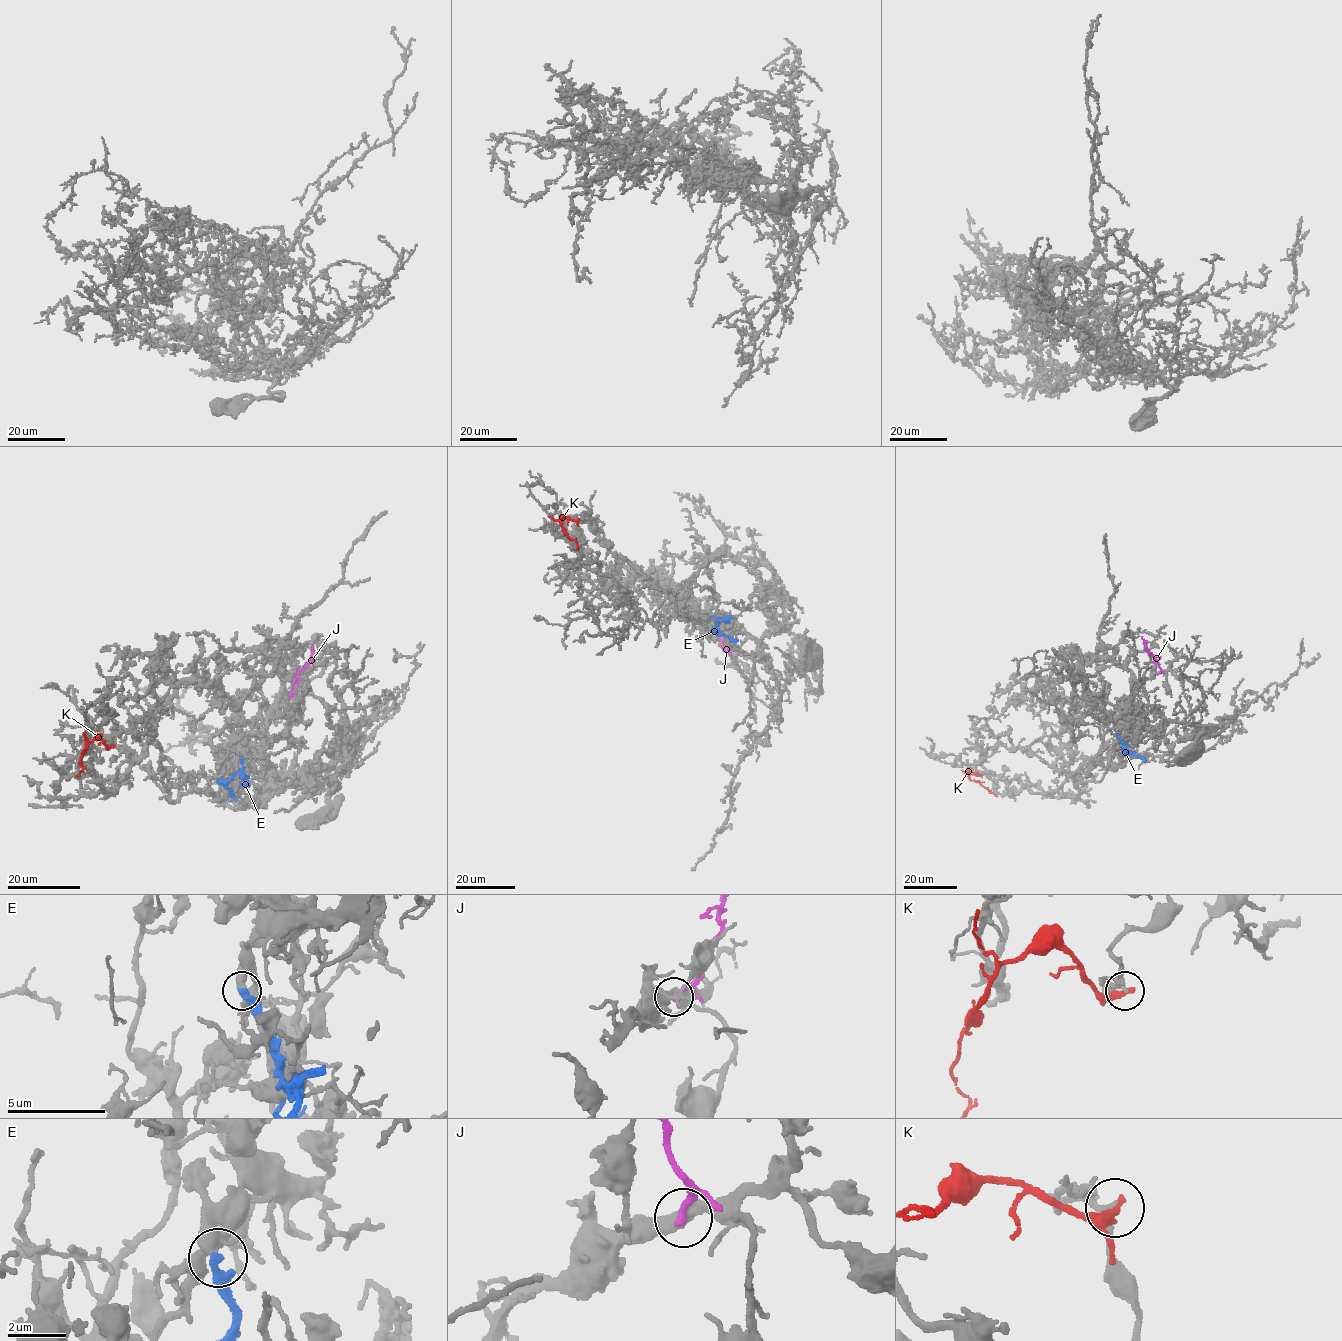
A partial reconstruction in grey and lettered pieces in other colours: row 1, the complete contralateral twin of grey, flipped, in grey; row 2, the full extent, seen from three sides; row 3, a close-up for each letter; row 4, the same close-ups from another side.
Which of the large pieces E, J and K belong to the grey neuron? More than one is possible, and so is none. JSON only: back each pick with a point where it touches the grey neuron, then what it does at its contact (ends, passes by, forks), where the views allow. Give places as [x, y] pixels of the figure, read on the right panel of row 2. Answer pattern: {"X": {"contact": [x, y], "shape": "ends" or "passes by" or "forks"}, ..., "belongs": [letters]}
{"belongs": []}

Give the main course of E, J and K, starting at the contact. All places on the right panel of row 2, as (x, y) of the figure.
E: (1117, 735), (1123, 752), (1138, 755), (1144, 761)
J: (1160, 672), (1141, 636)
K: (977, 773), (968, 772), (970, 779), (997, 797)

